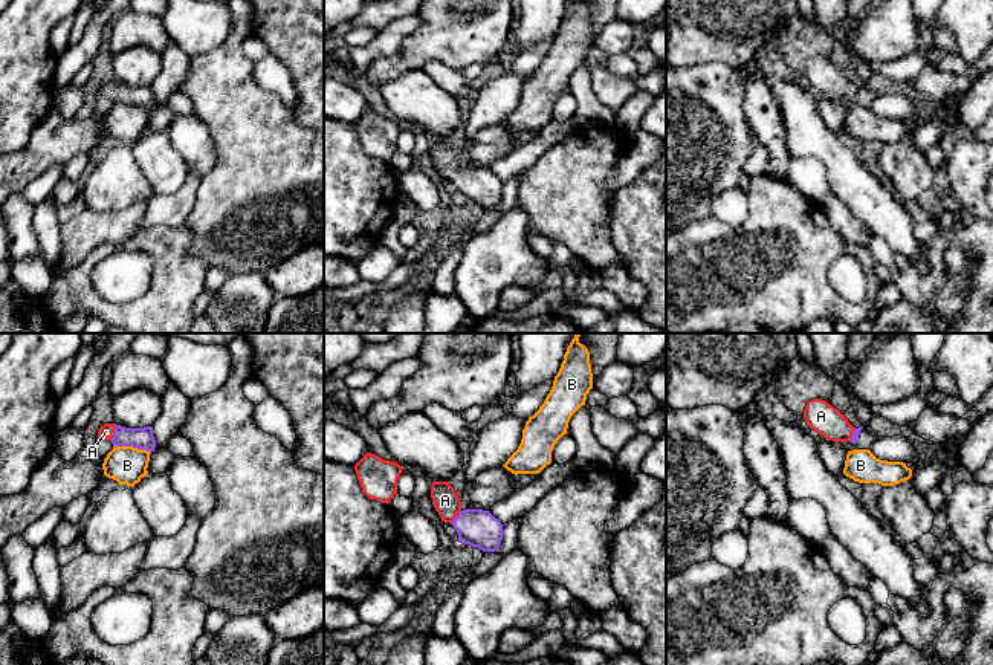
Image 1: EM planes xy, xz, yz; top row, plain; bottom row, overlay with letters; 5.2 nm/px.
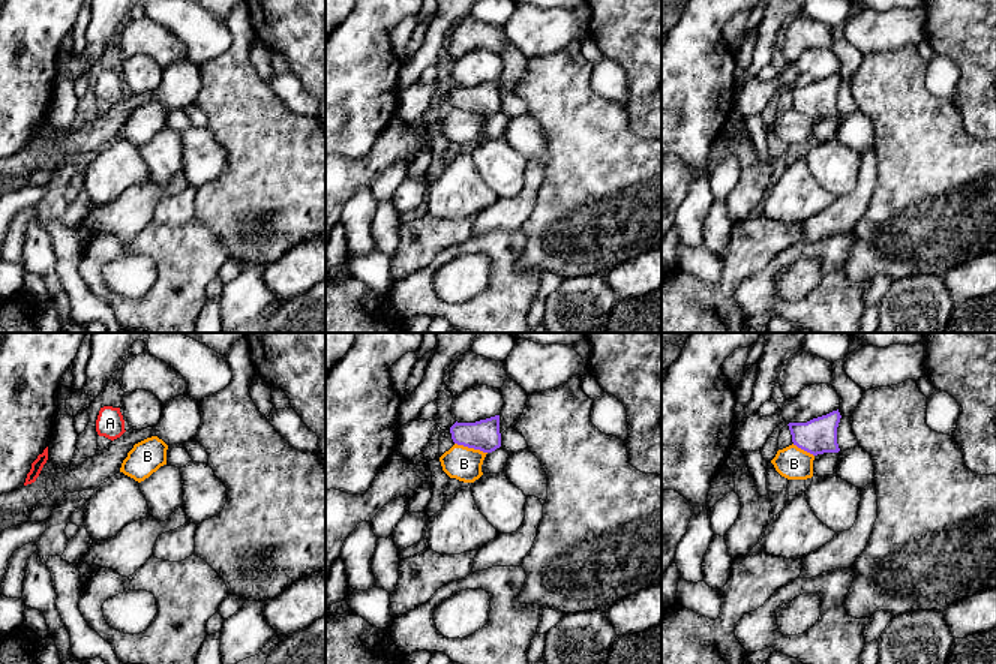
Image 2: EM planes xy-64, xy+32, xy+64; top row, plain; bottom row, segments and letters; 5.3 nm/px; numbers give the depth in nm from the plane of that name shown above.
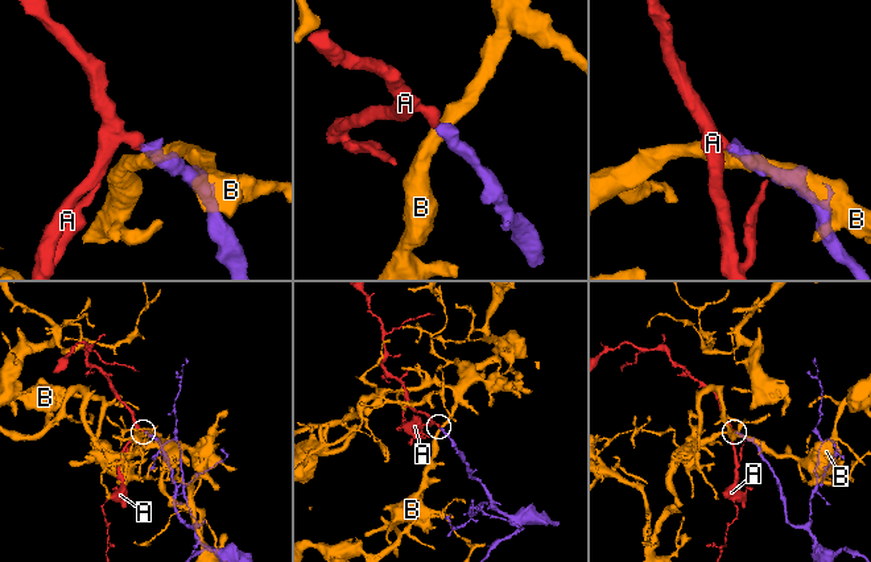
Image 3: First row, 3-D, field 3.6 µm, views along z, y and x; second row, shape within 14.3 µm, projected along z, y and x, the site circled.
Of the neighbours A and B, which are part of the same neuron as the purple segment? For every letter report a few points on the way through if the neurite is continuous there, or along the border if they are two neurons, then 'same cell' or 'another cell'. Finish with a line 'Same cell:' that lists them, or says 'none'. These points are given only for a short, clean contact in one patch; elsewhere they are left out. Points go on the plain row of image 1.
A: runs through xy (138, 95), (124, 95), (113, 90), (106, 89); same cell
B: border along xy (113, 103), (132, 103), (145, 106), (150, 110); another cell
Same cell: A

